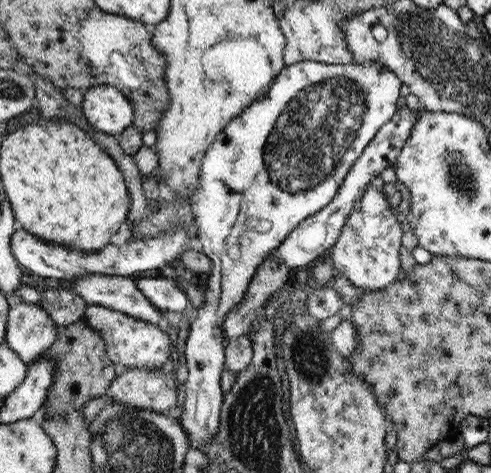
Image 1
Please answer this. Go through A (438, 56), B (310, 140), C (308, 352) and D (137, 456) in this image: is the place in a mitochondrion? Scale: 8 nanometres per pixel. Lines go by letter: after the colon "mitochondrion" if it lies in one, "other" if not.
A: mitochondrion
B: mitochondrion
C: mitochondrion
D: mitochondrion

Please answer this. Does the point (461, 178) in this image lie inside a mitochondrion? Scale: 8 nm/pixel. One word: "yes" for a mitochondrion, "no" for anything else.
yes

